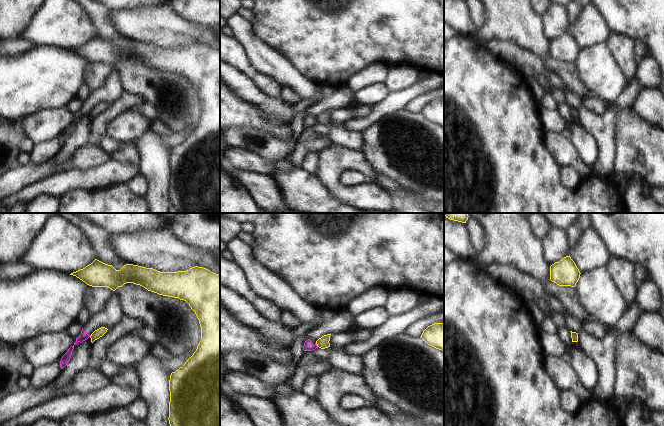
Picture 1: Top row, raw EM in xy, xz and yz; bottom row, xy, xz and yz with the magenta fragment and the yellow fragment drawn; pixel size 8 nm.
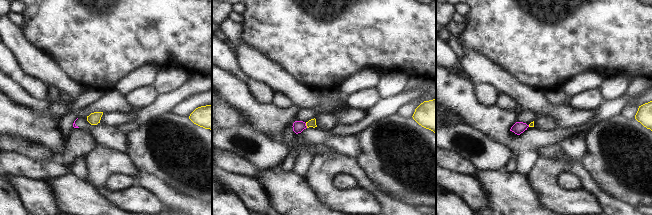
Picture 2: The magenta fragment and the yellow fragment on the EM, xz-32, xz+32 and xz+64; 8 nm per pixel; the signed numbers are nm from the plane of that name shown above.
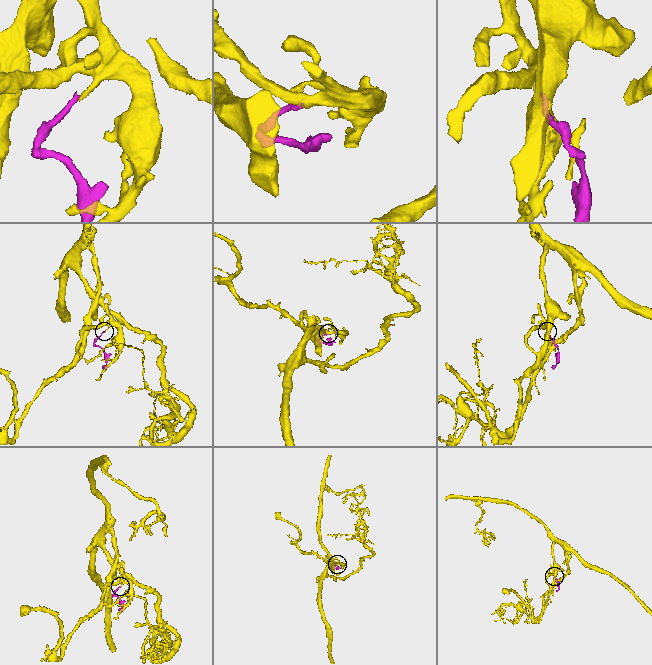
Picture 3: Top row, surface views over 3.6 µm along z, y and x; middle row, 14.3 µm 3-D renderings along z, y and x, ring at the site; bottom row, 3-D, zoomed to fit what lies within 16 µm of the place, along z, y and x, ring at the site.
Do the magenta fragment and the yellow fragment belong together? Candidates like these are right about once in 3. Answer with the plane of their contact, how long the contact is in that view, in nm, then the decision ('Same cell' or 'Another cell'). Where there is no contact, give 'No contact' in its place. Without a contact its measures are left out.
Touches magenta in xz. Shared border 40 nm. Another cell.

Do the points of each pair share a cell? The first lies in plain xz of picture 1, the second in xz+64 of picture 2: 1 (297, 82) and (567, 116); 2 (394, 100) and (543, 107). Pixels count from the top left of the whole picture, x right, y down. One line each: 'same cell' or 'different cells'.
1: same cell
2: different cells

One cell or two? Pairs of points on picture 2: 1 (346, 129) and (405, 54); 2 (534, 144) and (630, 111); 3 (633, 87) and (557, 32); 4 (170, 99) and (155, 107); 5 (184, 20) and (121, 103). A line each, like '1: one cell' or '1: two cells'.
1: two cells
2: two cells
3: two cells
4: one cell
5: two cells

